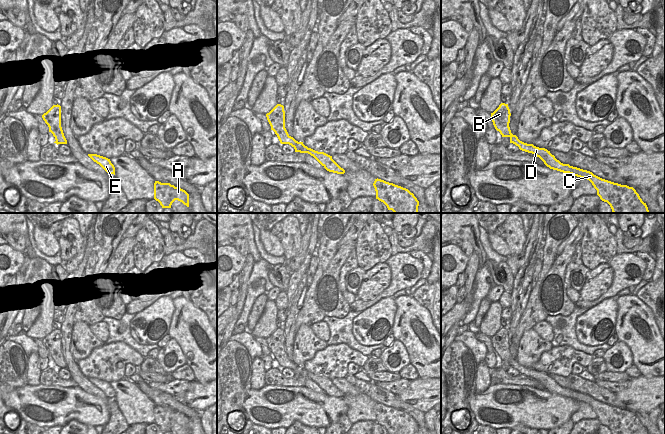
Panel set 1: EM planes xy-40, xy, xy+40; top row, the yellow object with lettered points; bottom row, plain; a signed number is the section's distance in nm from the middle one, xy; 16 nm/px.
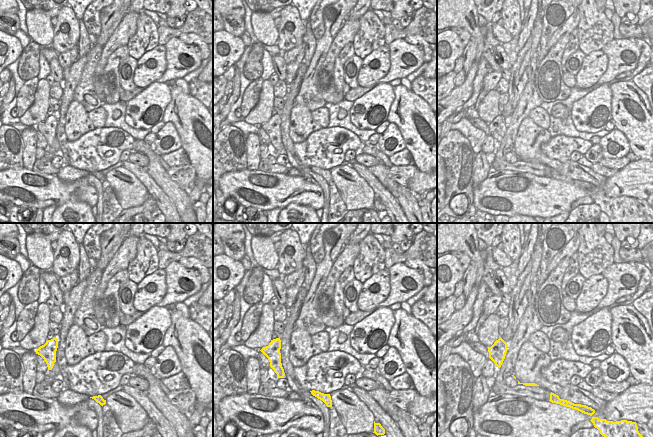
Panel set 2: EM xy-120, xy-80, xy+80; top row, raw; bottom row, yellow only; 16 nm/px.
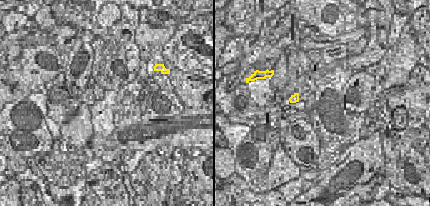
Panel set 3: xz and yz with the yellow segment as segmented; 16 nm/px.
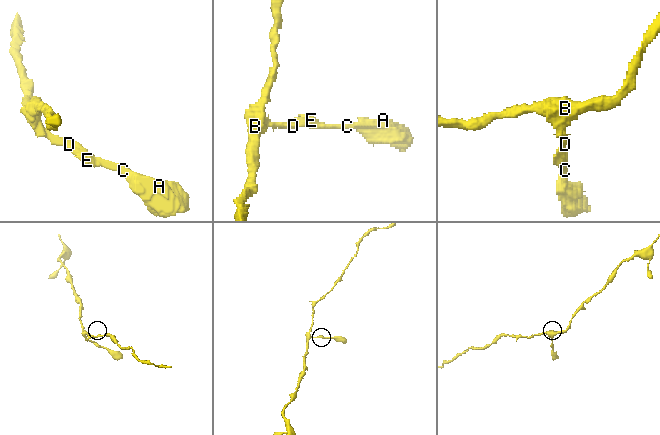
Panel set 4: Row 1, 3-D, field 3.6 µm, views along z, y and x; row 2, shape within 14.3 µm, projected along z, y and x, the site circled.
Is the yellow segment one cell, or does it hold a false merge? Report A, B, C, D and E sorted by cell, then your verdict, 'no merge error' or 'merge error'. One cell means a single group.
A B C D E | no merge error

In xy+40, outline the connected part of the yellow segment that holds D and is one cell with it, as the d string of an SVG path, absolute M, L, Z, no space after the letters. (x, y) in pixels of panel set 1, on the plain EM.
M501 327L499 331L491 337L495 353L500 356L502 361L509 361L510 367L518 370L520 374L536 379L550 393L569 397L589 404L597 414L597 419L600 423L607 426L612 434L648 434L646 427L642 425L639 418L633 411L614 407L602 403L590 395L573 391L569 388L563 388L547 373L539 372L533 368L527 368L520 365L516 359L511 357L509 351L510 340L510 333L508 328L505 327Z

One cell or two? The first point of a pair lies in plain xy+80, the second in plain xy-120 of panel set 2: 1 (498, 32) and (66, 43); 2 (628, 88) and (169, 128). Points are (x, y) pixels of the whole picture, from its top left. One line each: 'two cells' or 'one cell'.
1: two cells
2: two cells

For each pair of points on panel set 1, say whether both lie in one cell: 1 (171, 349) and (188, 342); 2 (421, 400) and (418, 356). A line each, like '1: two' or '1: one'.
1: two
2: two

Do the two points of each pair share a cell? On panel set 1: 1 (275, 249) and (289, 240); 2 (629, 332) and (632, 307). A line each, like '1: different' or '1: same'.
1: different
2: same

